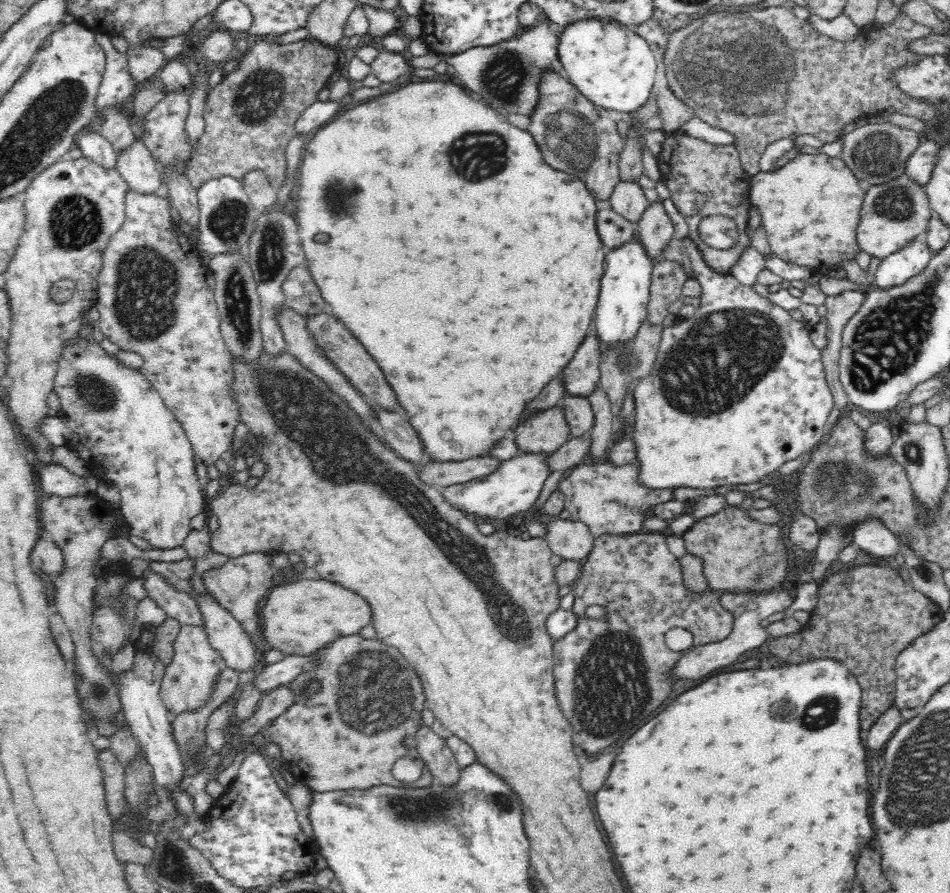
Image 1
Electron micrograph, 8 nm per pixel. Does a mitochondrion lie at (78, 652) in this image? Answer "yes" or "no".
no

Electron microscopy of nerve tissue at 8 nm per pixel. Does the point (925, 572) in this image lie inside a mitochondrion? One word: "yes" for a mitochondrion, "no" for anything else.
yes

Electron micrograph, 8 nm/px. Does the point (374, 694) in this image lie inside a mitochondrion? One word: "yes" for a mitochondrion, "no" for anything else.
yes

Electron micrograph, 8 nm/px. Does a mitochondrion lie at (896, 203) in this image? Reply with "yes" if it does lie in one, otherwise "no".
yes

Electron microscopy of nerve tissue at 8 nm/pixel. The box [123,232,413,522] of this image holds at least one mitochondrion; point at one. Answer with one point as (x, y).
(237, 301)

